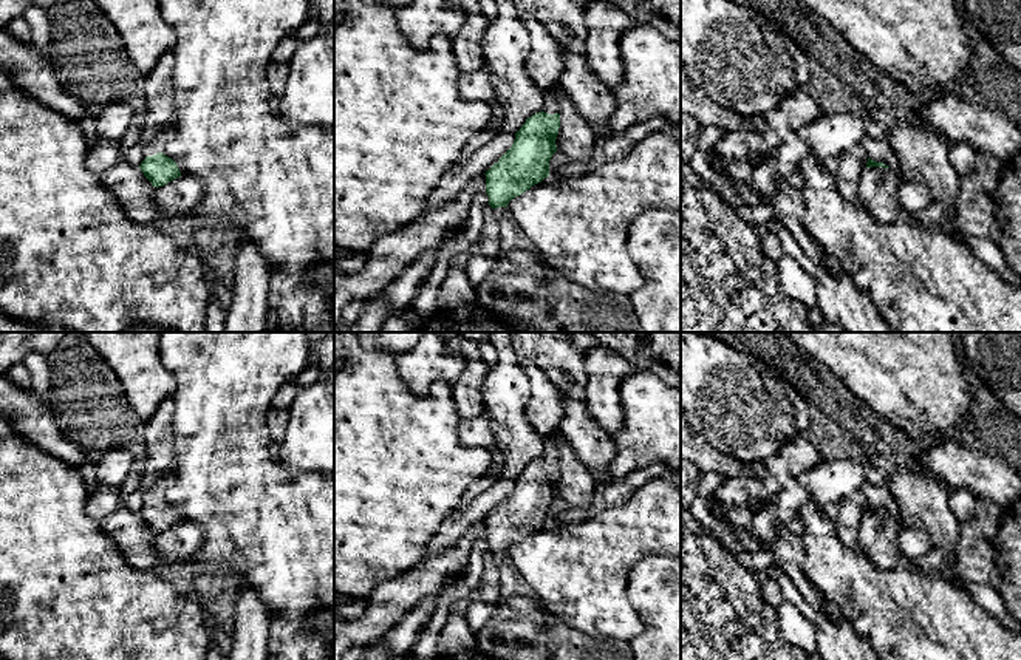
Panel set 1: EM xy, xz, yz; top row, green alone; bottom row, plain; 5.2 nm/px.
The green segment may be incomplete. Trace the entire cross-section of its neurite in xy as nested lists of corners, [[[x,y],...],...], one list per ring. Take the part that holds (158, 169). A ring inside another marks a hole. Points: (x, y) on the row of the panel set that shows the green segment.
[[[162,131],[150,144],[145,145],[147,156],[139,165],[144,176],[156,189],[181,176],[176,162],[161,151],[166,138],[167,134]]]

